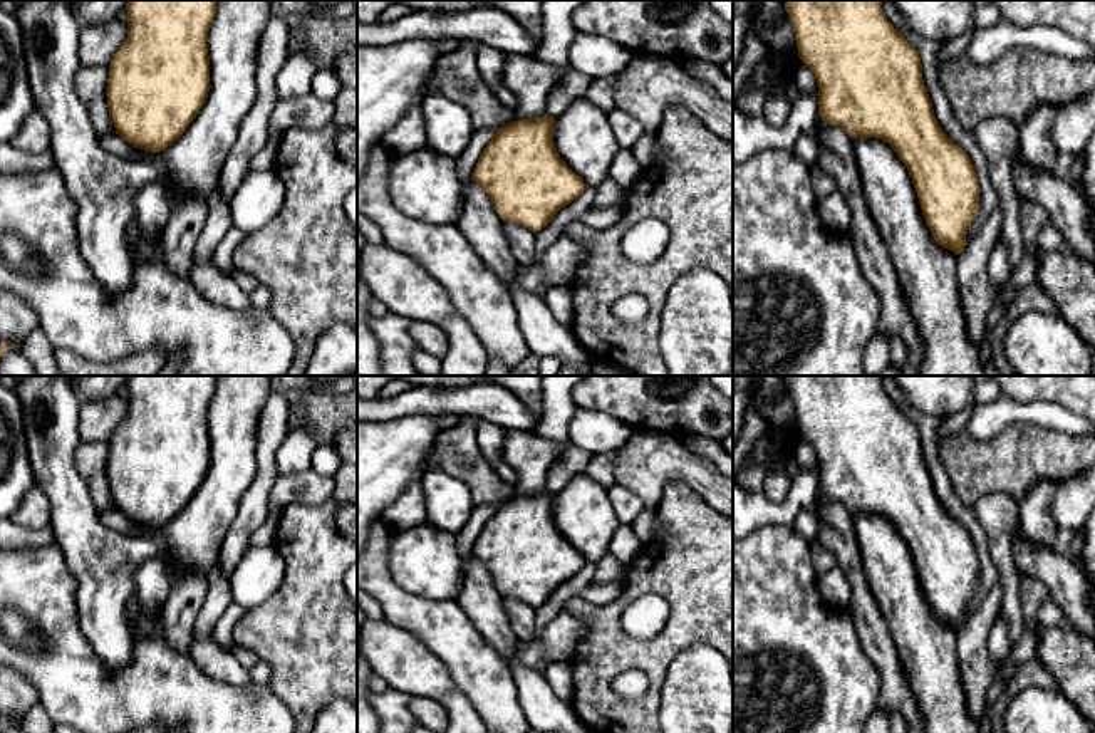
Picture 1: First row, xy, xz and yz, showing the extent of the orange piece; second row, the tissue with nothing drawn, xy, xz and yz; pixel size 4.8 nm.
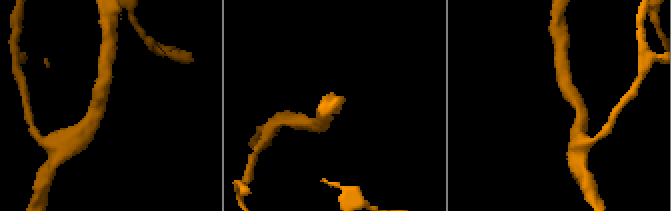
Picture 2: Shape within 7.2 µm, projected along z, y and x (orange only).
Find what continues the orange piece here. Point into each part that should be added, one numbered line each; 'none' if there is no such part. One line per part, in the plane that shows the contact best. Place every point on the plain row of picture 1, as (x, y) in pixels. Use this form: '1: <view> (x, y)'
1: xy (190, 542)

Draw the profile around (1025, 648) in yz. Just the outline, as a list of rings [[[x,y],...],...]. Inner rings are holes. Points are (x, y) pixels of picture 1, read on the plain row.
[[[1030,617],[1026,627],[1018,639],[1018,642],[1011,647],[1009,656],[1004,659],[1004,668],[998,671],[996,678],[993,679],[989,691],[988,691],[988,710],[981,721],[979,733],[991,733],[991,721],[989,721],[989,706],[999,698],[999,694],[1006,689],[1009,679],[1015,676],[1016,669],[1031,658],[1036,658],[1036,632],[1038,622]]]

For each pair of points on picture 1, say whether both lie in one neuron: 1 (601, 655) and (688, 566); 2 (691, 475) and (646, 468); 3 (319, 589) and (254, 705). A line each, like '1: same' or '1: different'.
1: same
2: same
3: different

